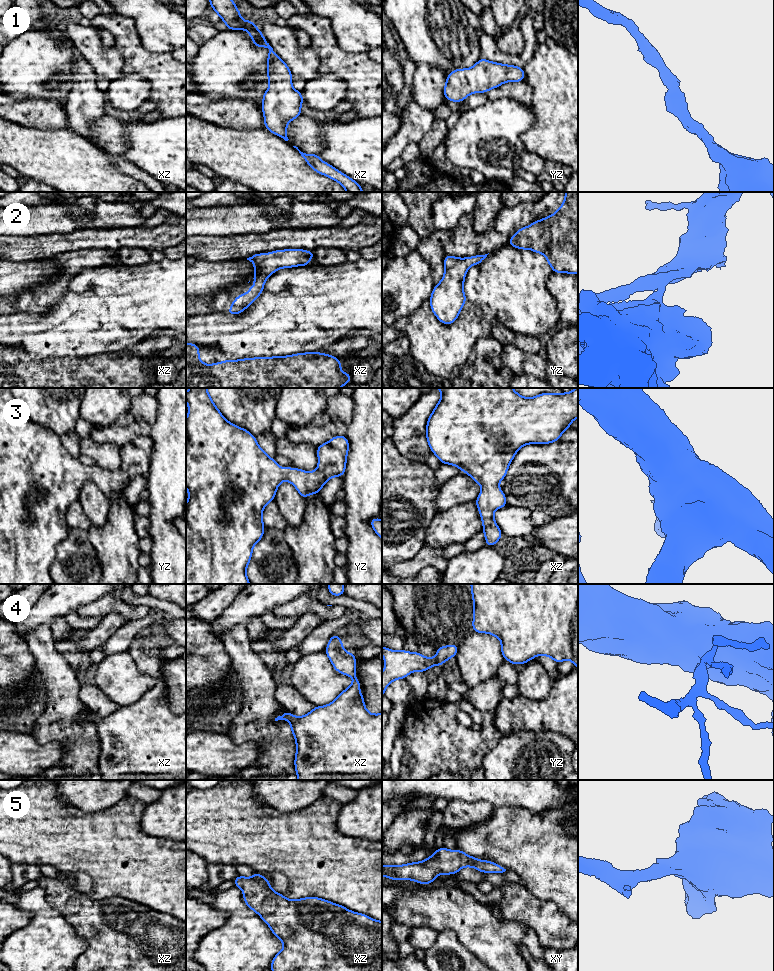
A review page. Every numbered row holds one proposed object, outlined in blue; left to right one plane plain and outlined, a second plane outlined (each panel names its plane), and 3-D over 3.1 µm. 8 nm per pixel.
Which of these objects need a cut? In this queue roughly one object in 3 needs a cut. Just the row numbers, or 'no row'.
no row

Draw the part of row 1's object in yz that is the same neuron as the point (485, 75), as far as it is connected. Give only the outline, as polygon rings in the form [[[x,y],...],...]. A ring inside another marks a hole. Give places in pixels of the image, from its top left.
[[[480,58],[468,69],[458,68],[449,73],[443,93],[449,101],[461,102],[471,93],[486,93],[505,82],[520,82],[524,79],[525,72],[521,67]]]

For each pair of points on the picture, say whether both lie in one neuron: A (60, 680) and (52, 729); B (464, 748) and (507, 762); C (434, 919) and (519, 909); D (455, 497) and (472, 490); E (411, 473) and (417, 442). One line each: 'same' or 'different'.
A: same
B: different
C: different
D: same
E: different

